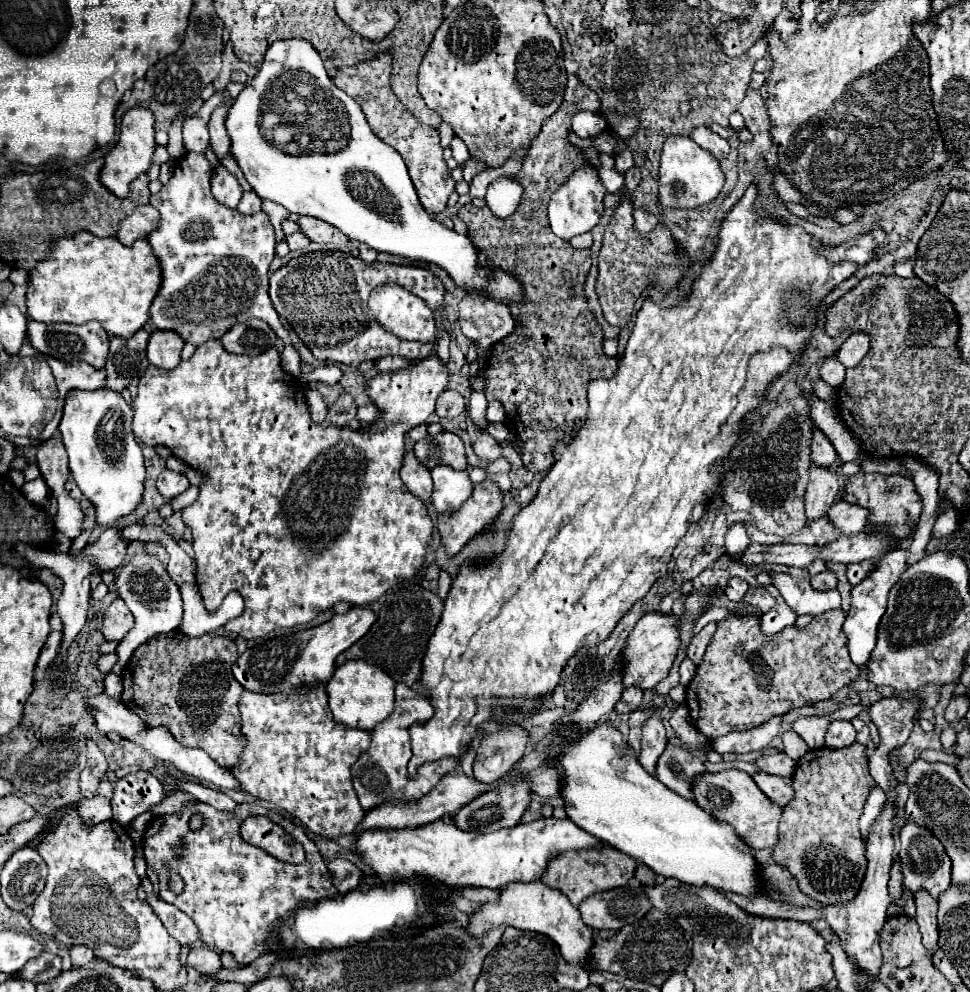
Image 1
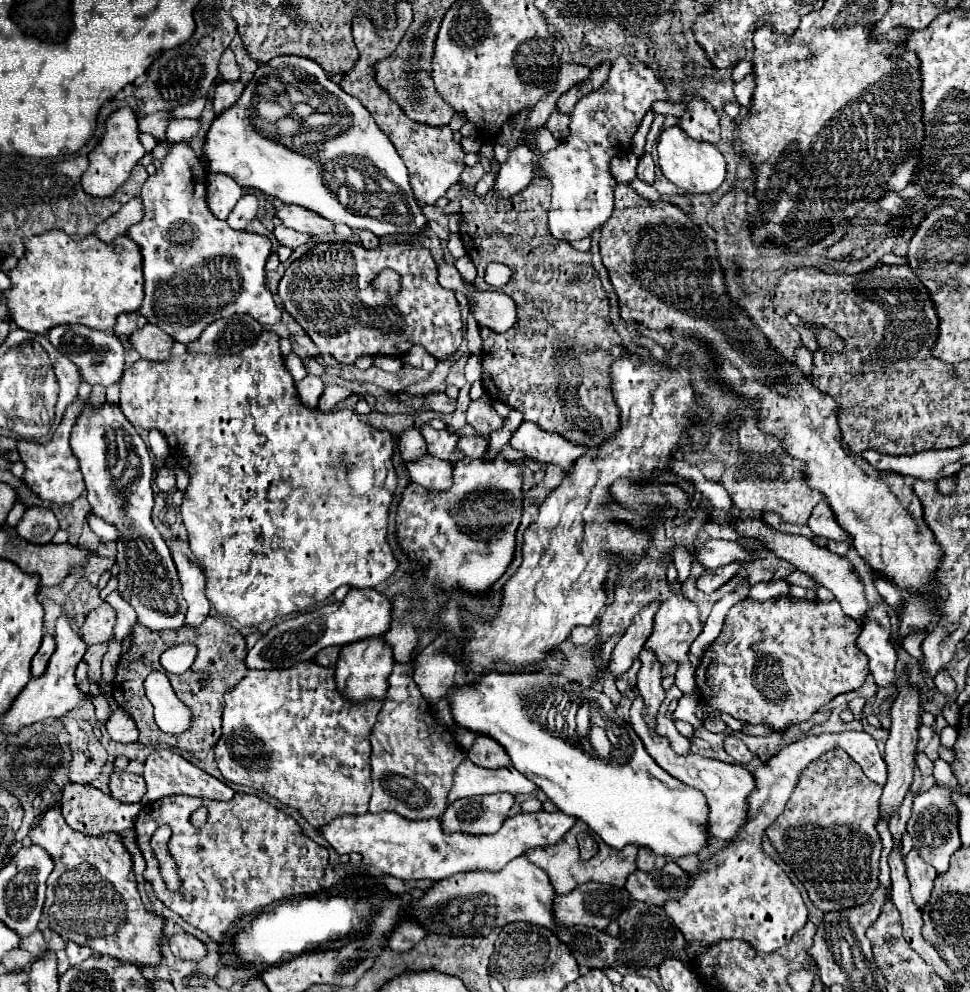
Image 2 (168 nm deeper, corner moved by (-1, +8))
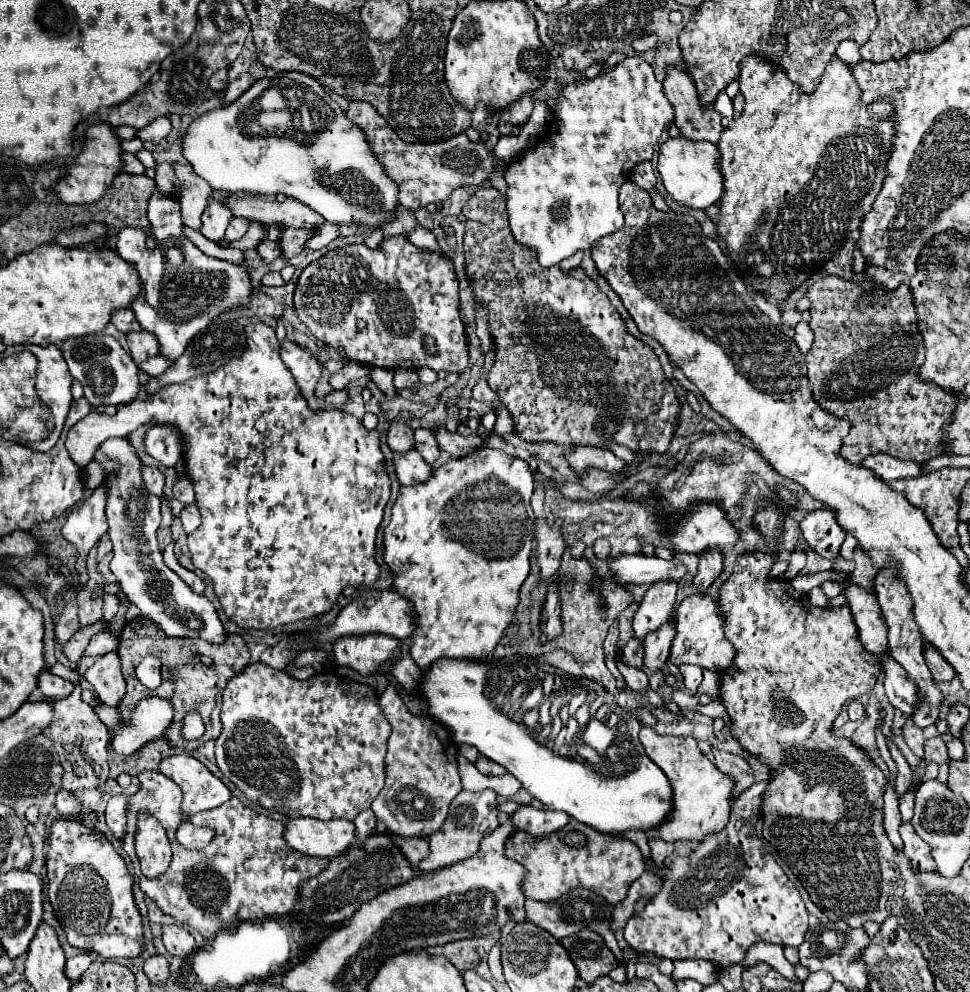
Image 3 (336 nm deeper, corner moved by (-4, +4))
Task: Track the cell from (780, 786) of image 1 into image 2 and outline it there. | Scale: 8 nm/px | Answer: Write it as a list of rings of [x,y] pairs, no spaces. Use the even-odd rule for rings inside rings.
[[[867,732],[807,736],[783,748],[769,762],[761,764],[753,772],[757,788],[747,798],[745,826],[733,840],[729,840],[727,848],[715,852],[715,856],[709,860],[701,860],[701,870],[689,878],[687,890],[681,898],[669,898],[663,904],[663,912],[673,920],[687,942],[701,940],[707,944],[717,944],[721,940],[745,940],[757,950],[773,952],[785,946],[807,924],[807,908],[799,890],[763,852],[761,836],[765,828],[781,814],[781,808],[785,808],[801,770],[831,748],[845,750],[863,768],[869,780],[885,784],[887,764],[883,762],[875,740]]]

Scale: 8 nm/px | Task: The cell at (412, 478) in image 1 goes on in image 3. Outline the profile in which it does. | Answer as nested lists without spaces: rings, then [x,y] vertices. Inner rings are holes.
[[[392,422],[388,430],[388,446],[394,454],[404,454],[414,450],[416,444],[412,444],[412,428],[402,422]]]

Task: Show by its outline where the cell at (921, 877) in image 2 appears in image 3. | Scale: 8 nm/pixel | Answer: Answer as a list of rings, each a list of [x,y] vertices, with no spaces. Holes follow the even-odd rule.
[[[912,824],[900,826],[900,836],[904,840],[904,856],[910,862],[910,868],[914,872],[932,872],[936,870],[936,862],[932,860],[928,844],[914,832]]]

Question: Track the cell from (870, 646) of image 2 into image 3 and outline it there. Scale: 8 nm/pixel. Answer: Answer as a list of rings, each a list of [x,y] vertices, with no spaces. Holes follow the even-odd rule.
[[[888,652],[878,654],[878,660],[884,670],[884,690],[890,704],[902,710],[904,714],[912,714],[912,708],[918,700],[916,686],[910,680],[906,680],[904,668]]]

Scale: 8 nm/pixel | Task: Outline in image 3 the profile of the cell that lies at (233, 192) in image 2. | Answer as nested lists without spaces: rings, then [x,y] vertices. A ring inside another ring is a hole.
[[[212,200],[202,214],[202,234],[214,242],[220,242],[224,238],[224,232],[232,220],[232,212],[224,208],[224,202]]]

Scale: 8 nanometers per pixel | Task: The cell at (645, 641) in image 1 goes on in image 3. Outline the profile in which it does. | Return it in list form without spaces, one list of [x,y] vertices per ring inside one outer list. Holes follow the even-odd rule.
[[[702,594],[688,596],[676,608],[674,616],[670,618],[670,624],[676,630],[676,636],[674,636],[672,648],[670,648],[670,656],[668,656],[670,664],[674,664],[674,666],[698,664],[700,668],[710,668],[710,670],[722,670],[722,668],[732,666],[734,648],[724,636],[722,612],[720,612],[720,606],[716,600],[712,600],[710,596],[702,596]]]

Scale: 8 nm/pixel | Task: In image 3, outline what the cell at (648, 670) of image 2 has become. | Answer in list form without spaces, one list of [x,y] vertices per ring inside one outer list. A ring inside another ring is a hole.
[[[664,624],[660,630],[652,632],[644,640],[644,666],[652,672],[660,672],[668,662],[670,644],[676,630],[670,624]]]

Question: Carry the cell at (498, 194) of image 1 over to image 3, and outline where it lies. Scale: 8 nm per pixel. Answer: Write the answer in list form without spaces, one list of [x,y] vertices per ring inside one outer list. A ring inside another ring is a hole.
[[[632,56],[628,60],[624,58],[612,70],[598,74],[594,80],[576,80],[566,84],[553,117],[546,140],[534,150],[528,150],[522,158],[512,160],[506,168],[506,212],[512,234],[520,244],[538,252],[542,266],[554,266],[576,250],[588,250],[598,238],[622,228],[624,214],[618,208],[618,190],[638,162],[652,158],[662,130],[674,120],[674,108],[668,104],[662,82],[656,80],[652,66],[644,58]]]

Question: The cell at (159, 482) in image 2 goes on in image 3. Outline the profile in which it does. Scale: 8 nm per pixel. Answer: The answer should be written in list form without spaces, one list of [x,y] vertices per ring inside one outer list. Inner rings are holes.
[[[144,466],[142,468],[142,478],[144,478],[144,484],[146,484],[150,494],[156,494],[156,496],[164,494],[164,474],[158,468]]]

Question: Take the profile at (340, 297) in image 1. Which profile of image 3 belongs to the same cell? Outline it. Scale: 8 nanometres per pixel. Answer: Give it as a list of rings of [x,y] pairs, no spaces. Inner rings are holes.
[[[406,236],[386,238],[376,250],[368,248],[366,244],[350,244],[328,250],[320,260],[314,260],[302,270],[294,290],[296,314],[320,342],[332,346],[348,360],[390,370],[418,370],[428,366],[436,372],[464,372],[468,366],[468,344],[458,304],[458,280],[452,262],[446,256],[416,248]],[[358,320],[366,322],[364,330],[356,328]],[[424,336],[432,336],[436,340],[436,354],[426,350]]]

